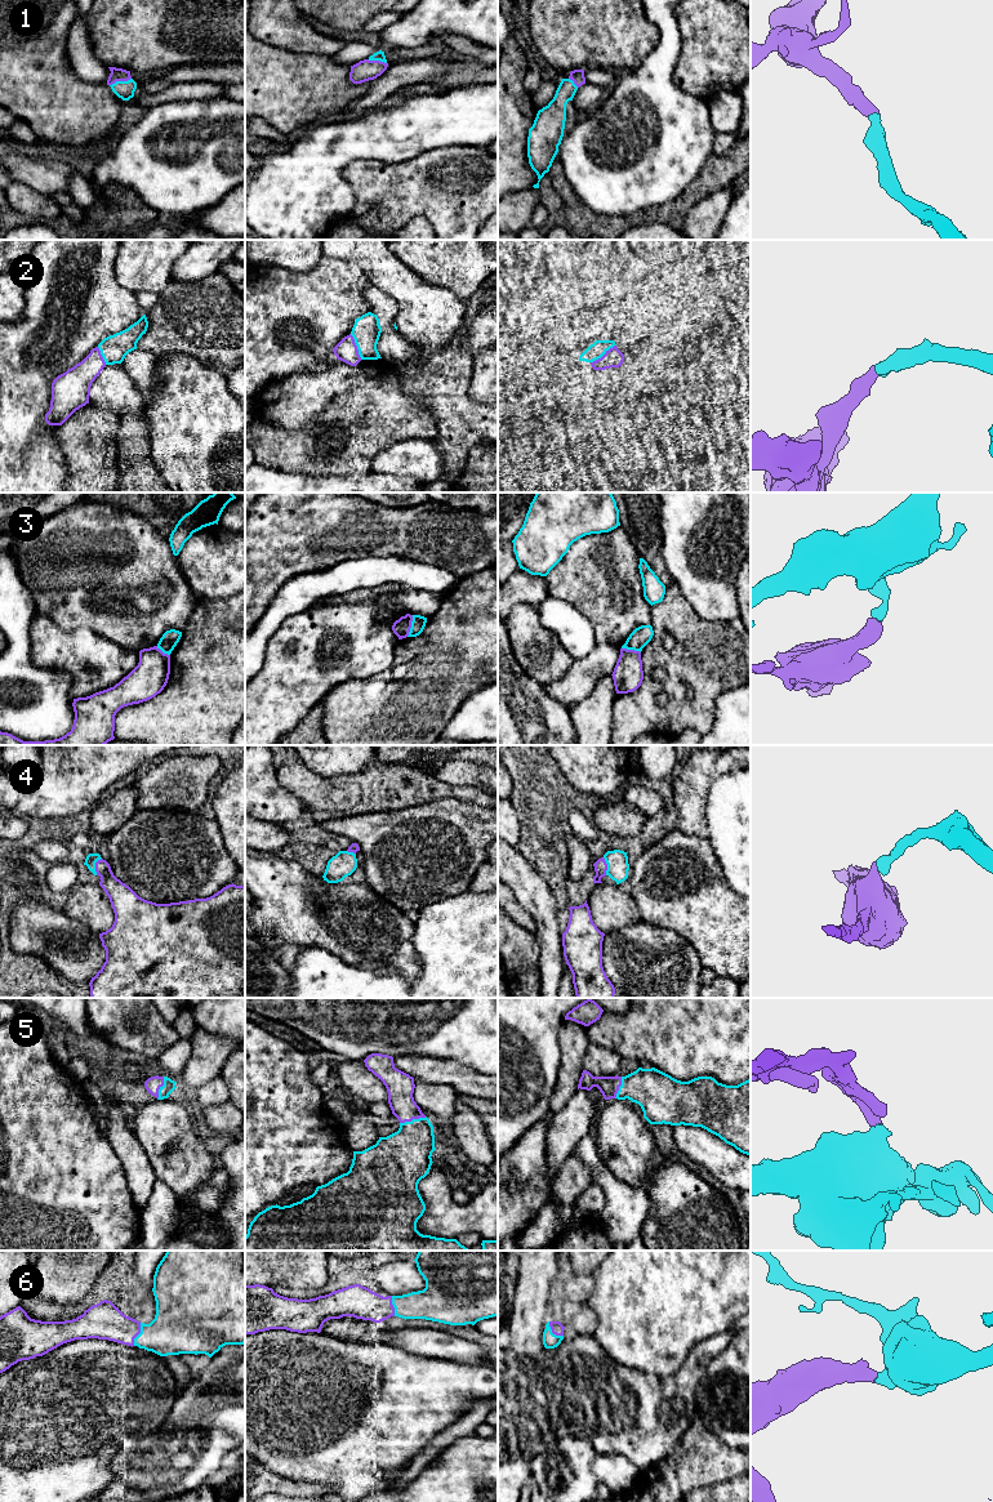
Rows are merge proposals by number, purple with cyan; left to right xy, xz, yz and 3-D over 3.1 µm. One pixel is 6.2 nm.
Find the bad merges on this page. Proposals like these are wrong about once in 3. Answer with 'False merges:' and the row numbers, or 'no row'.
False merges: 3

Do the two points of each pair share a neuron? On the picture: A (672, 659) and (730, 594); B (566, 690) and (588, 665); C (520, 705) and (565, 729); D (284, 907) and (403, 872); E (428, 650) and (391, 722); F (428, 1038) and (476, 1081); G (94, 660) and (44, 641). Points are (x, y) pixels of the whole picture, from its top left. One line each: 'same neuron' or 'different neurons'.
A: different neurons
B: same neuron
C: same neuron
D: different neurons
E: same neuron
F: different neurons
G: same neuron

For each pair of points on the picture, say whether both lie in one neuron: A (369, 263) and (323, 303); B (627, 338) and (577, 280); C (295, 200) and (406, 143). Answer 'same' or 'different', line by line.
A: different
B: different
C: same

